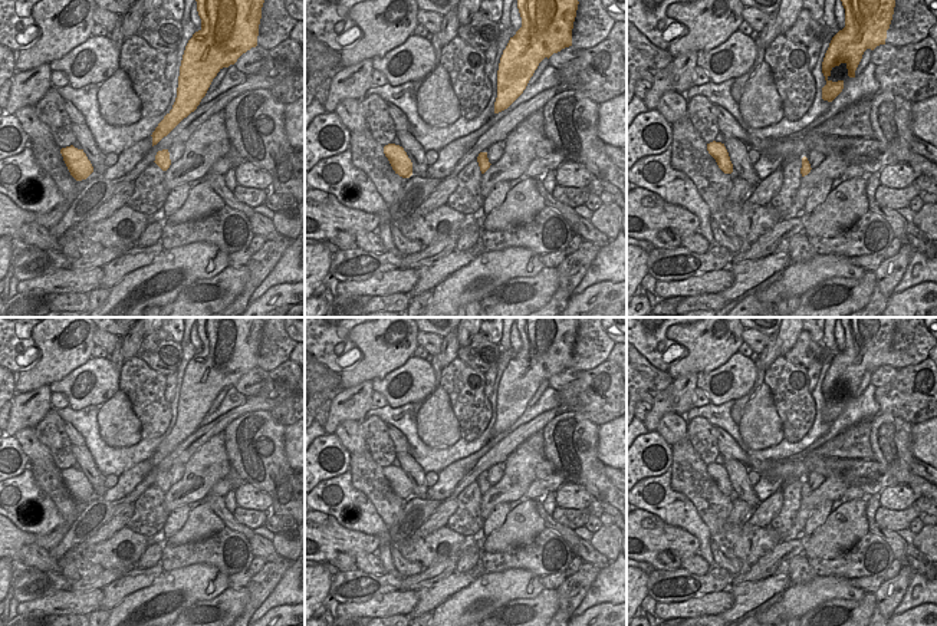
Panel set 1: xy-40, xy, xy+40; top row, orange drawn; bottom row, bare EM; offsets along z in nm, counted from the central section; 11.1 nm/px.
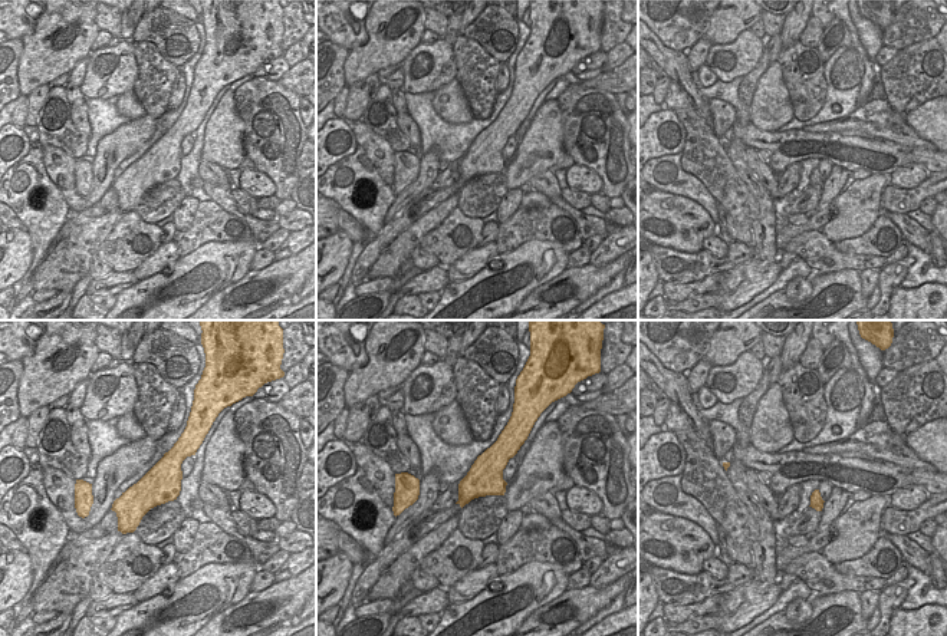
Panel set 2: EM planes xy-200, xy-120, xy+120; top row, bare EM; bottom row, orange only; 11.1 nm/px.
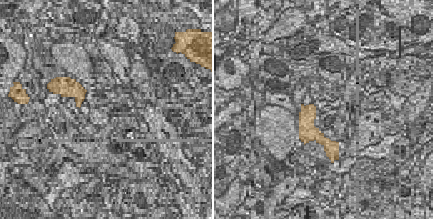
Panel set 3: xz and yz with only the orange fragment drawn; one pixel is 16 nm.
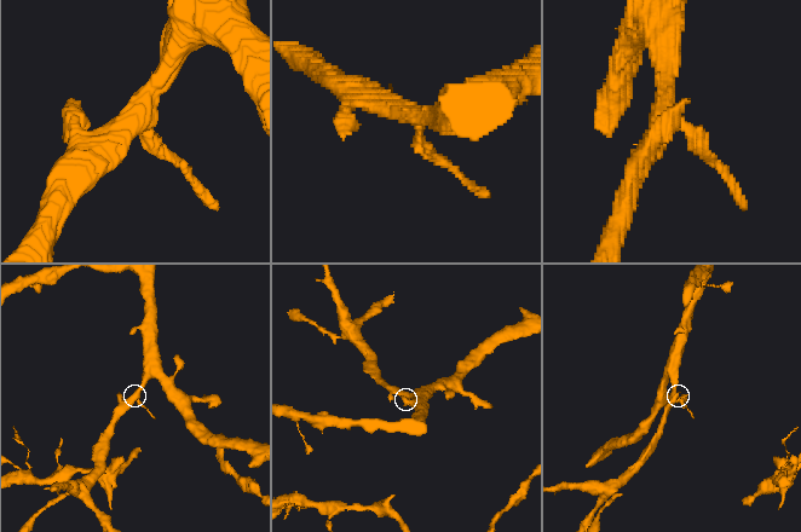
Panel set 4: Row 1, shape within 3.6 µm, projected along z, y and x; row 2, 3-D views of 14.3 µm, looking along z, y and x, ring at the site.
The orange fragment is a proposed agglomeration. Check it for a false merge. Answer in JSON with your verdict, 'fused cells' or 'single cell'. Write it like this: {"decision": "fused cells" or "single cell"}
{"decision": "single cell"}

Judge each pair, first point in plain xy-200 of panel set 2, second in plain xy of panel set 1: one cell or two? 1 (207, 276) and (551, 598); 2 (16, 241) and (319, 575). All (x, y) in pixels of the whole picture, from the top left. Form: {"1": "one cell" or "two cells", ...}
{"1": "two cells", "2": "one cell"}

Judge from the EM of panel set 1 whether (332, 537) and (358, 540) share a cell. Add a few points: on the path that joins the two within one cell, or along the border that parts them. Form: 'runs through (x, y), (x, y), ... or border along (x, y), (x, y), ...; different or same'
runs through (338, 540), (352, 540); same

